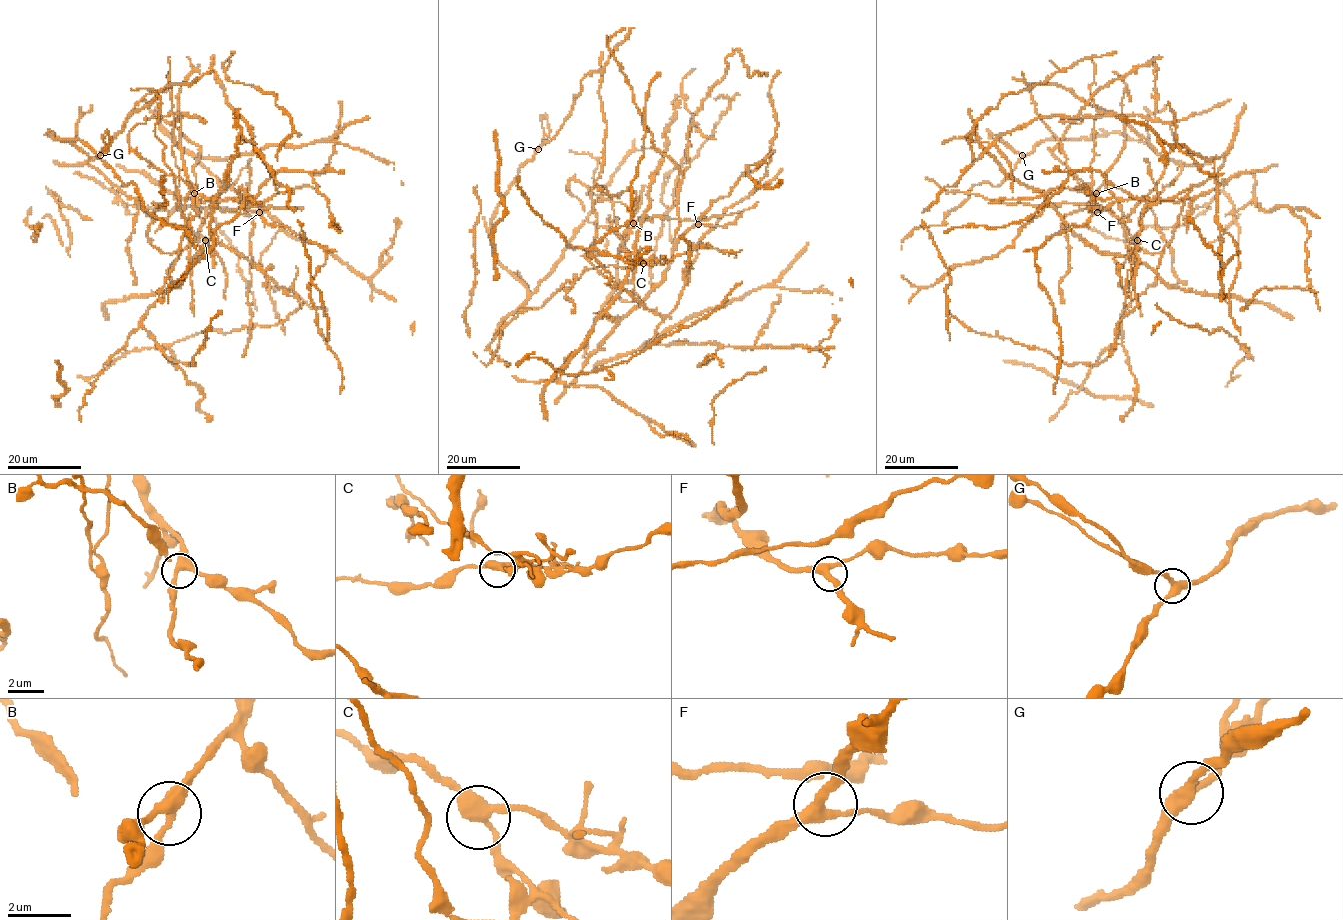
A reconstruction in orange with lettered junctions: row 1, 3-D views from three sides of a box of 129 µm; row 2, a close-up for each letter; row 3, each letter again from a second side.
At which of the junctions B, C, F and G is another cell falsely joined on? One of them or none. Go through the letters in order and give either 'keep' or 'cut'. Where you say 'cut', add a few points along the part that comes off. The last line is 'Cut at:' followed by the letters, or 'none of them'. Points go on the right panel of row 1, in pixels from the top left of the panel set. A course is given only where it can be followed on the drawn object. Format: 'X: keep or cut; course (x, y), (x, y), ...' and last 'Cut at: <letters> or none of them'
B: keep
C: cut; course (1137, 240), (1133, 252), (1122, 222), (1099, 206), (1090, 187), (1072, 174), (1057, 137), (1024, 89)
F: keep
G: keep
Cut at: C

